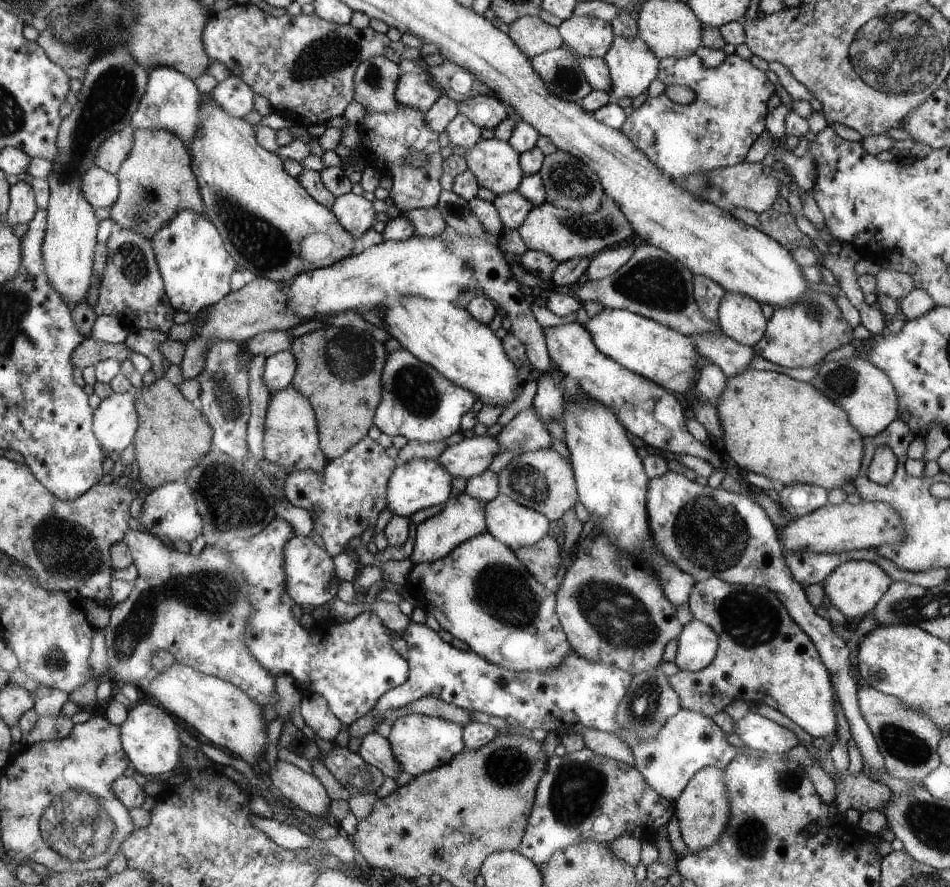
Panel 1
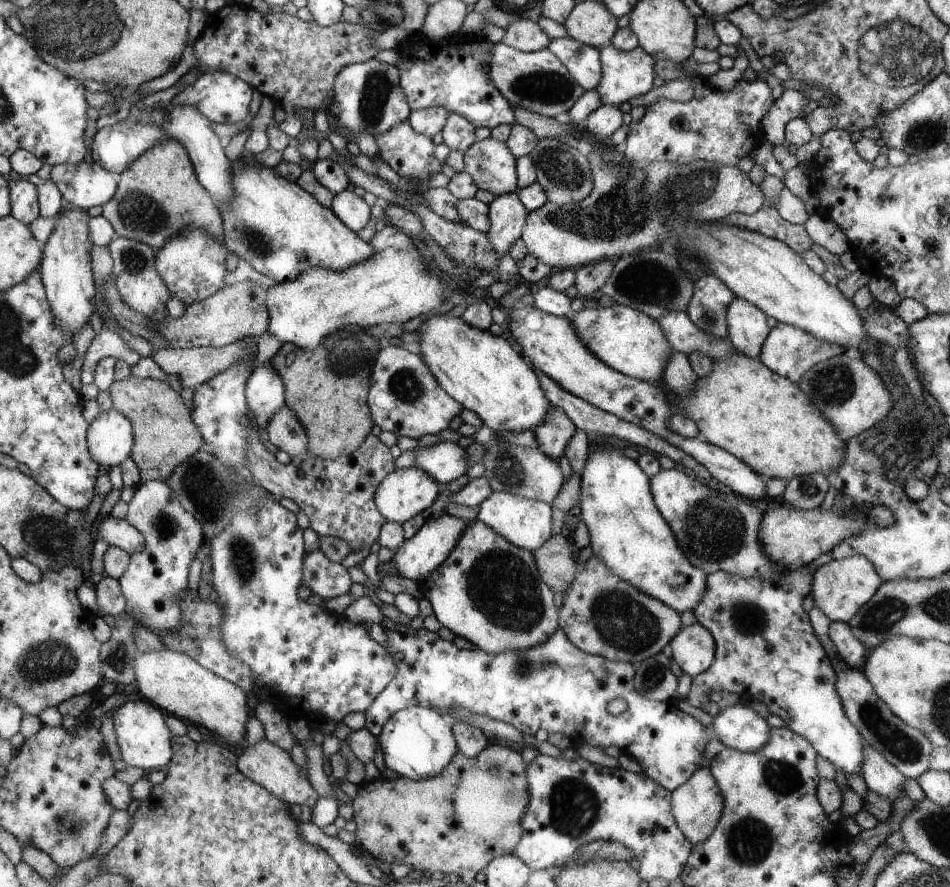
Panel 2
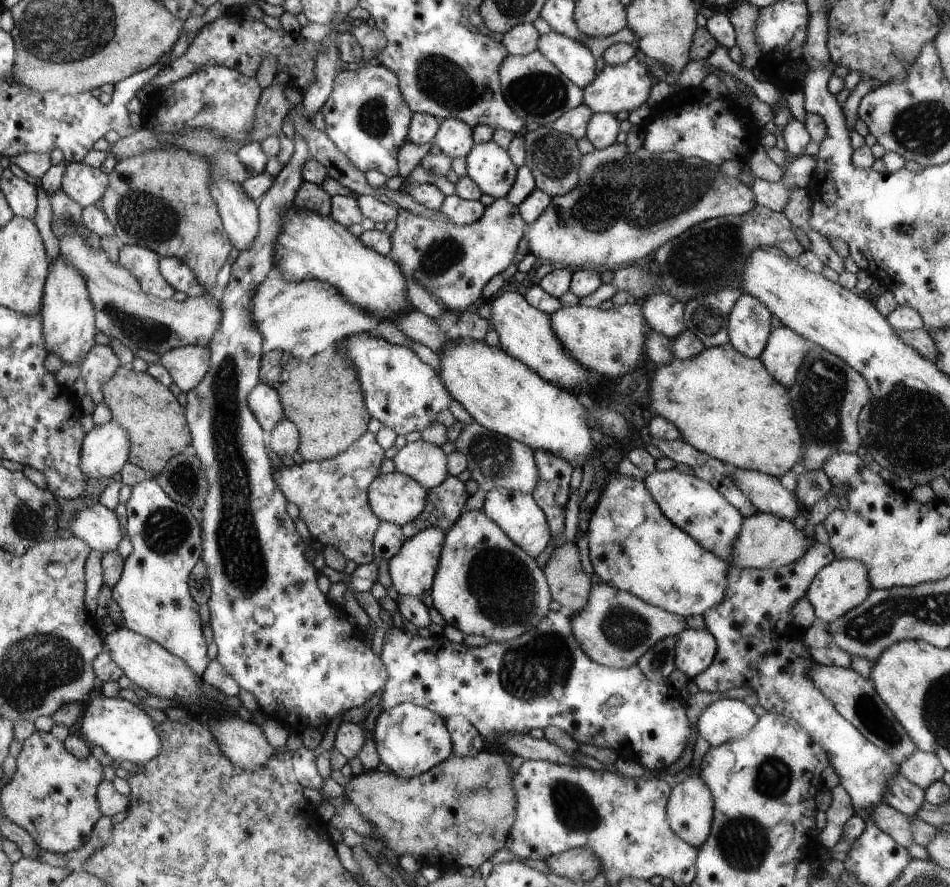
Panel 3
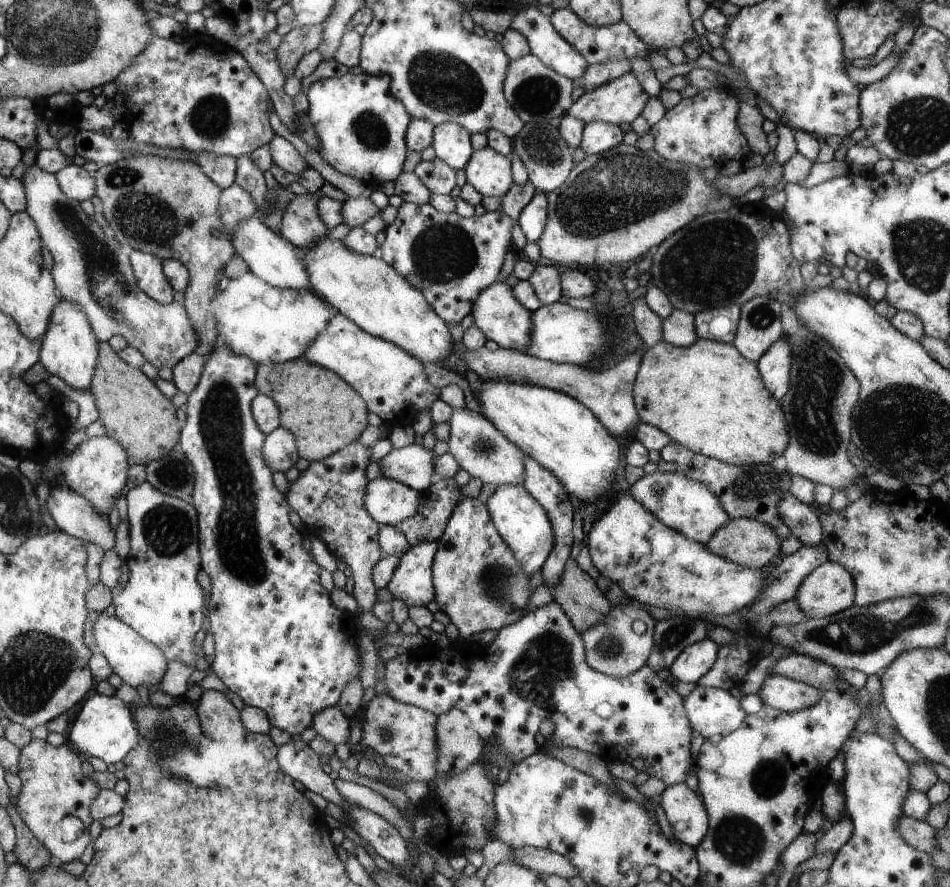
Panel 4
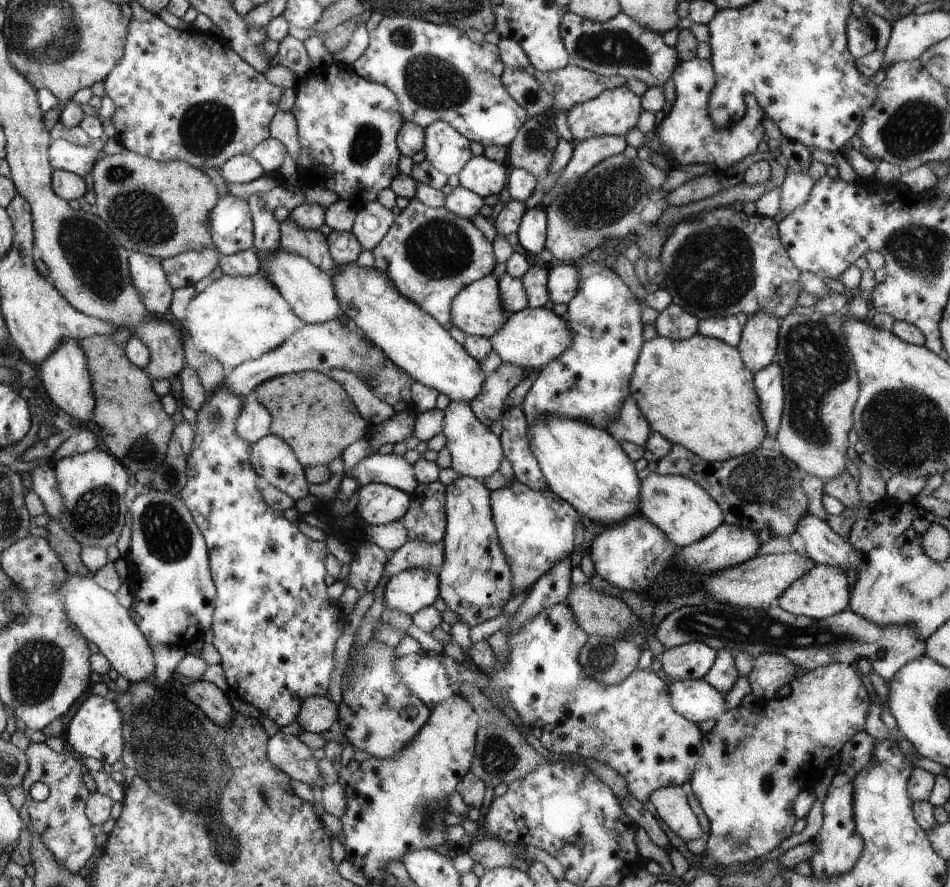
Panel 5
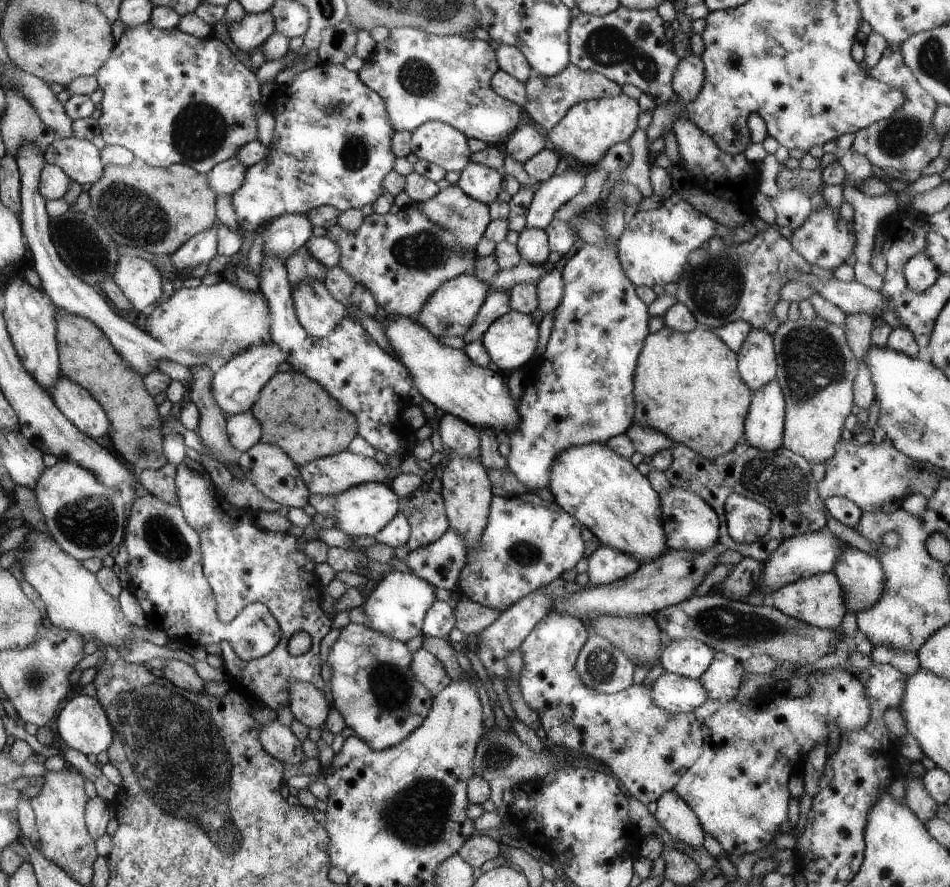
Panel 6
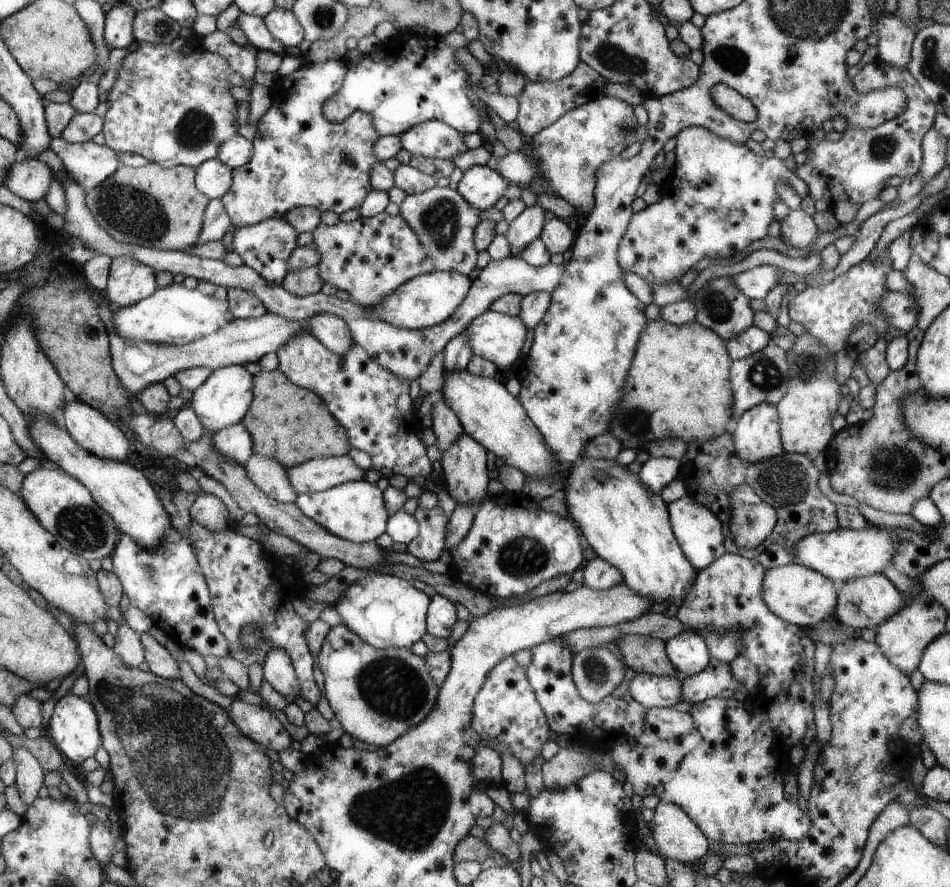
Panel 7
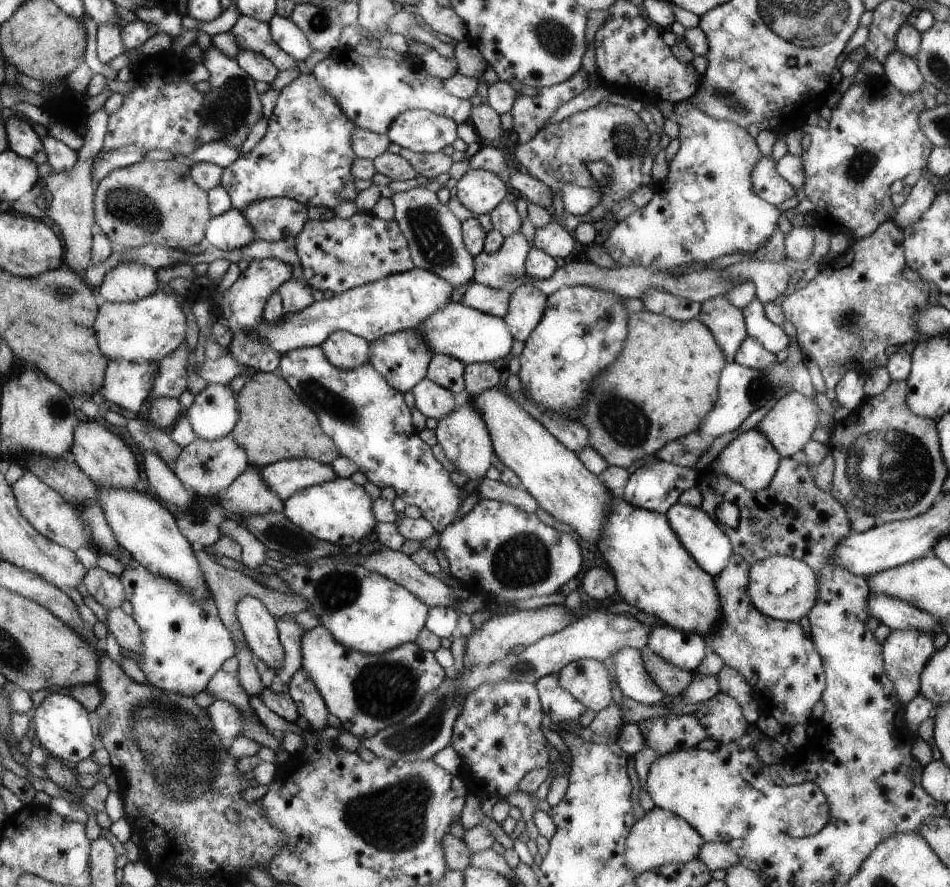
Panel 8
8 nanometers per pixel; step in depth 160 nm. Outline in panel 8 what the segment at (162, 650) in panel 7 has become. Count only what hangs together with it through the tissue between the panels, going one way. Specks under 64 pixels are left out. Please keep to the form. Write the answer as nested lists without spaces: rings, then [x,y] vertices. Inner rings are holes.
[[[121,608],[110,609],[108,613],[108,626],[118,644],[126,650],[141,654],[143,652],[143,632],[134,617],[126,614]]]

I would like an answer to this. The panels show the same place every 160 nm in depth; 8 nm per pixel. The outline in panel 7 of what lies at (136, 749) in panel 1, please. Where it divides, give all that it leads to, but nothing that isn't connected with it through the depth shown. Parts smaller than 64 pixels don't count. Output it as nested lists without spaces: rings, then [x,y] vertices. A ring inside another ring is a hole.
[[[70,692],[55,704],[47,726],[45,733],[55,742],[56,748],[63,754],[63,757],[79,765],[86,758],[94,756],[102,744],[100,720],[93,704],[85,697],[77,697]]]

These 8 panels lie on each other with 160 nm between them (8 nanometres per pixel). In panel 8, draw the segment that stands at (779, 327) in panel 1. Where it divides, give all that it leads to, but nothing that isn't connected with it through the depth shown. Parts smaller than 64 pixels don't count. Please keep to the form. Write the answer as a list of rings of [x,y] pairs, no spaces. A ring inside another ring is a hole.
[[[755,426],[740,432],[707,468],[713,471],[722,471],[746,490],[756,492],[770,484],[781,458],[777,448],[774,448],[774,445],[766,438],[762,429]]]

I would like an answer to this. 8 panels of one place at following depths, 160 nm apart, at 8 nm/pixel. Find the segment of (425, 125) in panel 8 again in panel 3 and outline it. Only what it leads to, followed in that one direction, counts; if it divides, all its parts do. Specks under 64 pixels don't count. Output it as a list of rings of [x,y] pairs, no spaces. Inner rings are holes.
[[[449,118],[441,121],[441,125],[433,138],[436,146],[440,147],[442,153],[451,159],[464,157],[475,145],[472,136],[473,127],[463,120]]]

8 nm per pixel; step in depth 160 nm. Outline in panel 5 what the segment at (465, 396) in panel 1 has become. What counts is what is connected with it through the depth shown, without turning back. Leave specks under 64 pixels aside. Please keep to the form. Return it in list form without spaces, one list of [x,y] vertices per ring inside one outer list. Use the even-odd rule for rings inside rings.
[[[340,318],[329,320],[320,324],[305,324],[300,331],[290,339],[285,340],[280,347],[262,355],[260,359],[245,361],[239,364],[225,377],[225,385],[236,391],[243,398],[254,394],[255,388],[272,377],[277,377],[286,373],[300,371],[320,371],[323,373],[339,368],[354,372],[363,381],[369,381],[372,386],[372,394],[390,404],[396,413],[404,410],[414,412],[412,409],[412,399],[410,386],[412,377],[397,364],[394,364],[382,349],[370,339],[366,338],[354,325],[352,327],[344,324]]]

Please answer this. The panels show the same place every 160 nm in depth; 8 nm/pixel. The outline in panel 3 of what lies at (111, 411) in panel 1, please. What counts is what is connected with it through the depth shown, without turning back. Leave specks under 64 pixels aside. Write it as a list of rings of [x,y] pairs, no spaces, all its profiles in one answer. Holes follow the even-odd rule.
[[[114,419],[95,425],[81,444],[80,466],[87,478],[118,477],[131,454],[127,428]]]

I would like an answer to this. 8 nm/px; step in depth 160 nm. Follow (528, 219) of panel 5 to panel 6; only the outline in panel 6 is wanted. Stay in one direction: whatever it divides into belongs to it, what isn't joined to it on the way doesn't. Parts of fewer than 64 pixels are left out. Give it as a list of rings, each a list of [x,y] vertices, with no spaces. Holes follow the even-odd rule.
[[[524,227],[519,232],[517,245],[520,256],[531,265],[542,265],[548,261],[549,242],[545,229]]]

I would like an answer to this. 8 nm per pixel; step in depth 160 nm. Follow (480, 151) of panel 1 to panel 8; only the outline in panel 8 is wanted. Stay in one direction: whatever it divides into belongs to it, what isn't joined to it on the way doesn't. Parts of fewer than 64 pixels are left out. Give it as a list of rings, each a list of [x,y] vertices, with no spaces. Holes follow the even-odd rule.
[[[470,169],[456,185],[458,200],[480,216],[494,210],[508,194],[508,186],[497,174],[486,169]]]

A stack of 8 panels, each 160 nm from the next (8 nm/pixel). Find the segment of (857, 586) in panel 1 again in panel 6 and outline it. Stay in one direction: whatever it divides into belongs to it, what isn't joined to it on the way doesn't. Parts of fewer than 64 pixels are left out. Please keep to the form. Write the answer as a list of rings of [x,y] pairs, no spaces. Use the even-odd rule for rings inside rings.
[[[834,571],[818,573],[782,585],[782,588],[771,593],[771,596],[771,605],[780,612],[820,628],[838,628],[848,611],[842,585],[839,583]]]

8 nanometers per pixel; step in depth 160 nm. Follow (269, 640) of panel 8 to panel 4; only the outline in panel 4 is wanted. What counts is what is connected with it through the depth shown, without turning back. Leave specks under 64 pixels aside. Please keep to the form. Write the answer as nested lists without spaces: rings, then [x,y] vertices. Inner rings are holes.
[[[337,706],[325,709],[315,717],[313,726],[318,735],[333,745],[347,744],[350,736],[350,718]]]

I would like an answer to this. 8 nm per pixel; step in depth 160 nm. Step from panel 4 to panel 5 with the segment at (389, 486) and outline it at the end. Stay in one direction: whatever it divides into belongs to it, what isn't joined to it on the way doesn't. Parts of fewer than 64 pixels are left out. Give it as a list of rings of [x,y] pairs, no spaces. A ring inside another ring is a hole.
[[[368,483],[358,489],[354,512],[368,525],[396,523],[406,516],[412,504],[409,493],[392,485]]]

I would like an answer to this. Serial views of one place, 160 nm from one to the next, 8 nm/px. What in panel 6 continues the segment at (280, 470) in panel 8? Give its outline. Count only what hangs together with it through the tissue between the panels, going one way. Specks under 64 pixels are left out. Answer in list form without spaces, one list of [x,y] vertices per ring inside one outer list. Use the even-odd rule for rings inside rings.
[[[348,450],[331,457],[320,457],[300,466],[301,476],[310,492],[322,496],[332,496],[357,487],[359,484],[391,482],[388,470],[378,460],[354,454]]]

